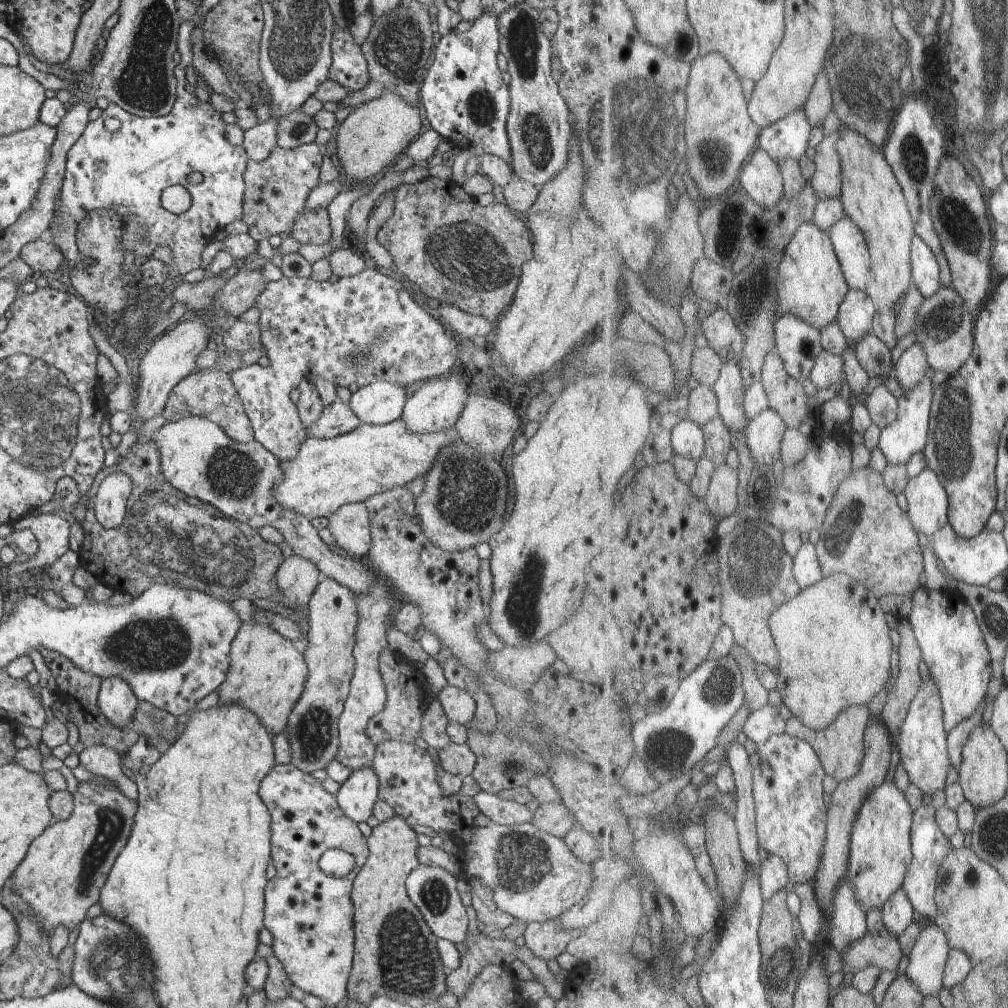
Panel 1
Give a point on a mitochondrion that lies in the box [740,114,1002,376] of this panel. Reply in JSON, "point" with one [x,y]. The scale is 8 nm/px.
{"point":[960,223]}

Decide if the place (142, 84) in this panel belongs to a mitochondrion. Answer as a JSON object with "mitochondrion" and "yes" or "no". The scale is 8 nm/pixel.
{"mitochondrion":"yes"}

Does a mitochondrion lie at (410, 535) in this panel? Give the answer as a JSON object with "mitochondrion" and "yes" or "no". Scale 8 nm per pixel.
{"mitochondrion":"no"}

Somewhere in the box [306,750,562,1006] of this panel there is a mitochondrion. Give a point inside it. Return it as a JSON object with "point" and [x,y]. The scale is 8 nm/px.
{"point":[406,964]}

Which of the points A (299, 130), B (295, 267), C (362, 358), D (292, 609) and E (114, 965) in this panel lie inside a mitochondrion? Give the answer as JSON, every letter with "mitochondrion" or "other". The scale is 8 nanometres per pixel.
{"A":"mitochondrion","B":"other","C":"mitochondrion","D":"other","E":"mitochondrion"}

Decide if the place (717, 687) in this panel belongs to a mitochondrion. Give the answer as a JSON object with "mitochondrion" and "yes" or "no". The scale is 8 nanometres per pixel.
{"mitochondrion":"yes"}

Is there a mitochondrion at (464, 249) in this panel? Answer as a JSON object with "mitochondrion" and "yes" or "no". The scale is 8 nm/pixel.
{"mitochondrion":"yes"}

